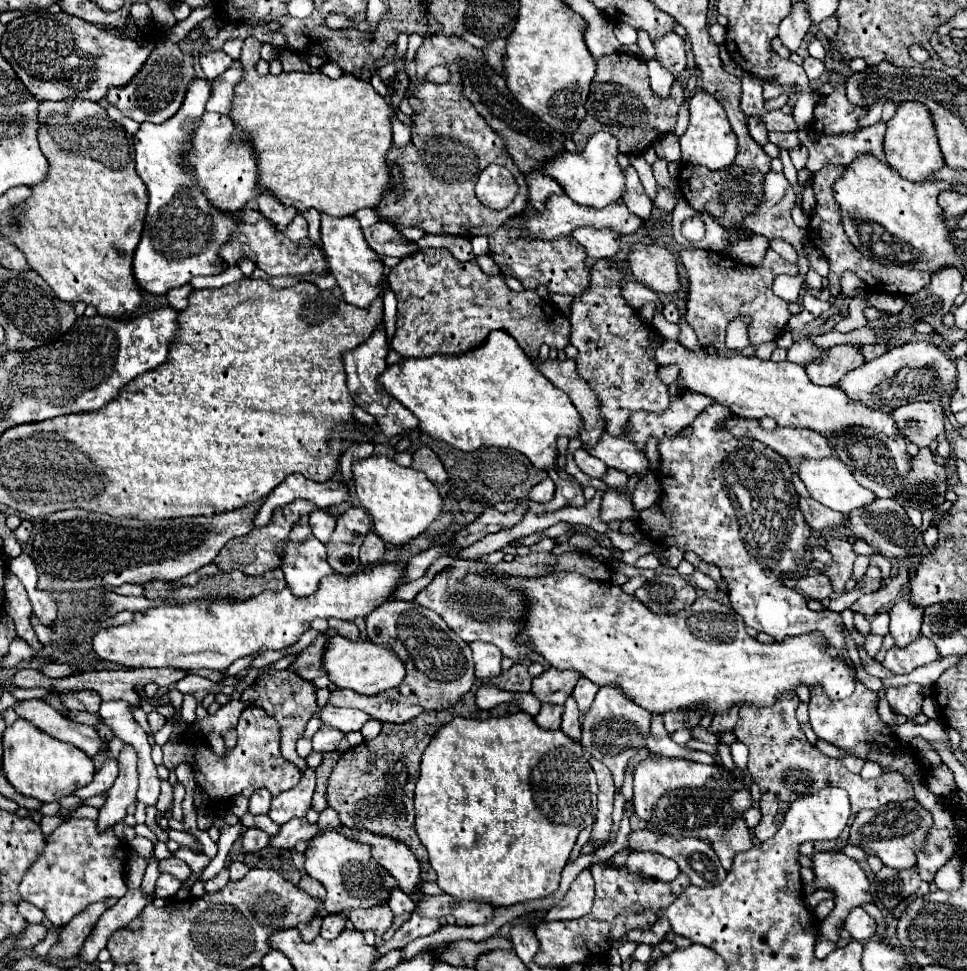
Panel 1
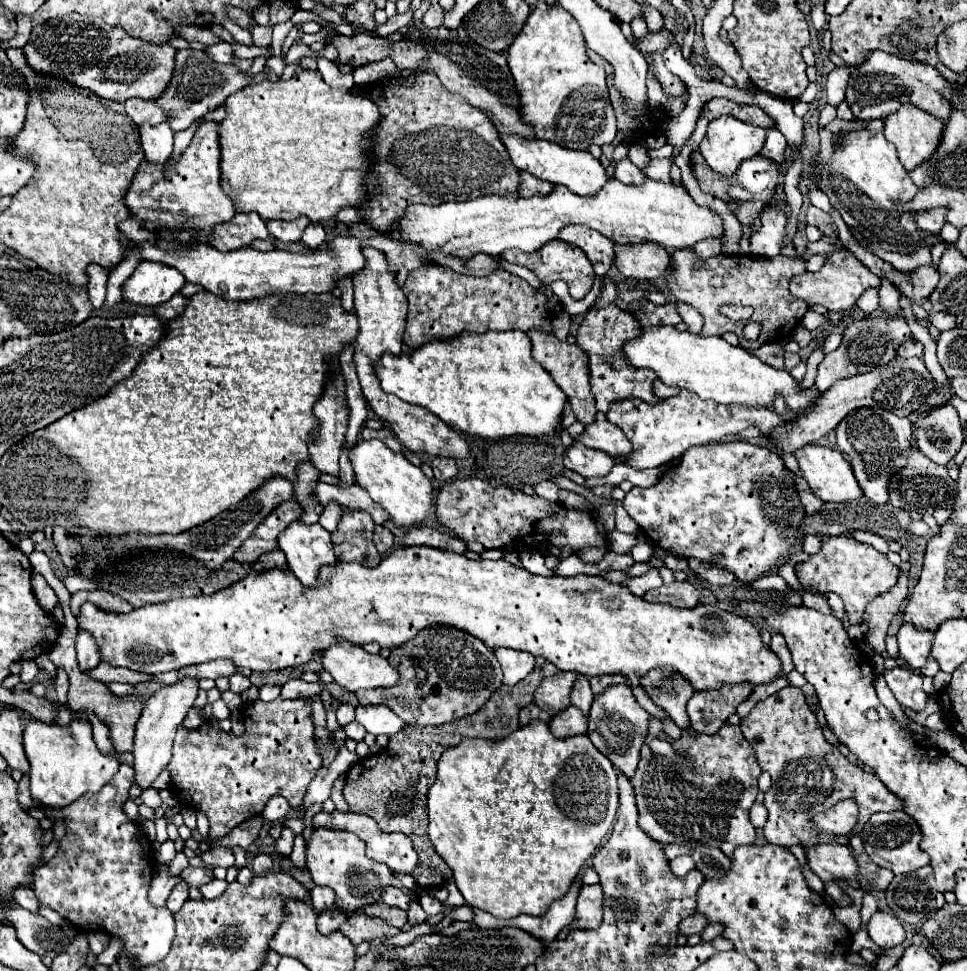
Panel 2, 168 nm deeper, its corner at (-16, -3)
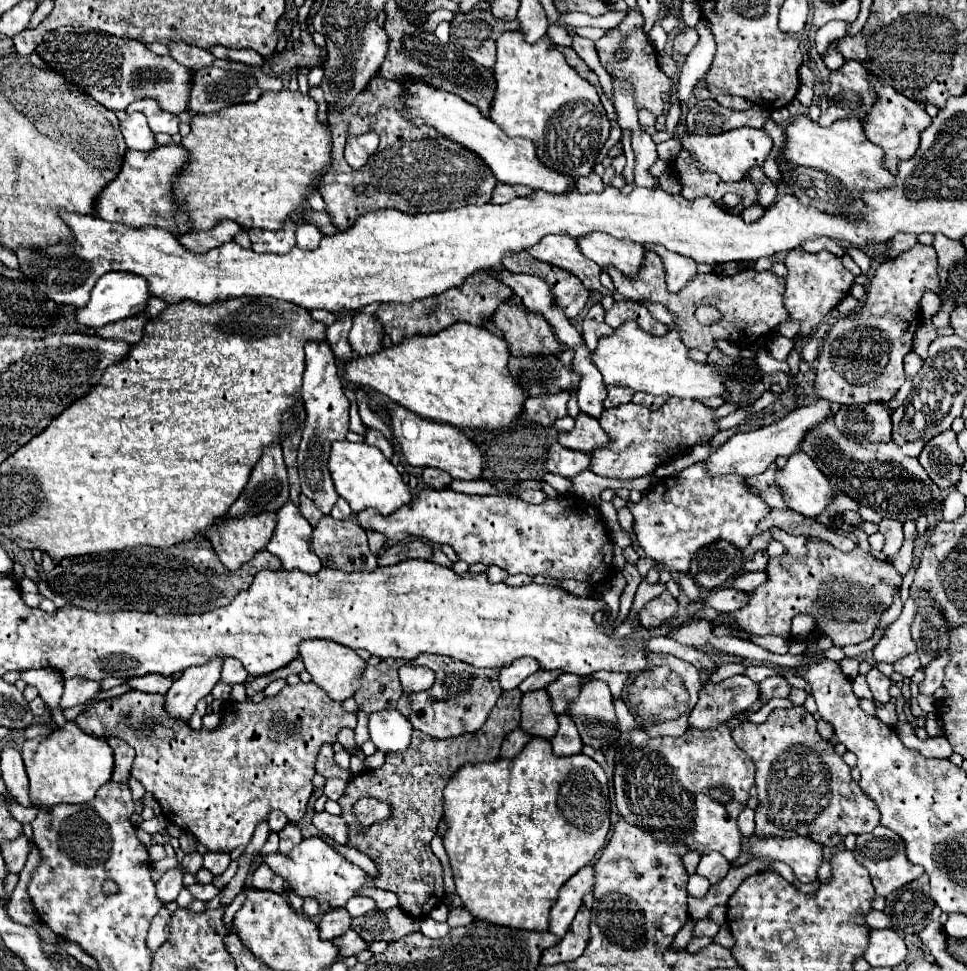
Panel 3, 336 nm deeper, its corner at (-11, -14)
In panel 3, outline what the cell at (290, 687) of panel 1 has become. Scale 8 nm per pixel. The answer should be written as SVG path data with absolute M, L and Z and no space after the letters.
M325 744L317 756L317 774L325 776L325 778L341 778L341 780L349 780L351 772L343 770L335 764L333 760L333 748L331 744Z

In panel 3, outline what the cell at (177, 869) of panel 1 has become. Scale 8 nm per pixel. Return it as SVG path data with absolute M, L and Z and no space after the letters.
M199 882L191 884L187 890L191 892L191 896L193 896L193 898L203 900L203 902L213 900L213 898L215 898L215 896L221 892L221 890L219 890L217 886L213 886L213 884L199 884Z

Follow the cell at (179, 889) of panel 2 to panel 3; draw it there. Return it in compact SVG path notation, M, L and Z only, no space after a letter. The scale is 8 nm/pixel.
M161 908L157 912L157 916L153 918L153 922L149 926L149 934L147 934L147 946L151 952L157 952L159 946L163 942L167 942L169 930L171 930L171 914L165 908Z

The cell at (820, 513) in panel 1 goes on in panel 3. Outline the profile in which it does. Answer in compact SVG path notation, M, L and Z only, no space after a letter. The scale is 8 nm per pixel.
M769 466L763 474L759 474L755 478L745 478L745 480L747 480L749 490L759 494L763 498L763 502L767 502L767 506L787 510L787 504L783 502L781 490L775 484L775 472L777 472L777 466Z

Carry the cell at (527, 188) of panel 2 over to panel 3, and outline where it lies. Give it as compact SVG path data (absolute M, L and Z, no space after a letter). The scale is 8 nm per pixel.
M497 184L495 190L493 190L493 198L491 198L491 204L505 204L509 200L513 200L513 186L509 184Z

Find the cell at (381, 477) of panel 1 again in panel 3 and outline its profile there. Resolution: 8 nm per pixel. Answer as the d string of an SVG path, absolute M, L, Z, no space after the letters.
M349 440L333 442L327 468L331 472L335 492L347 500L347 504L355 514L357 508L377 508L383 516L387 516L397 508L409 504L413 498L409 486L403 482L397 468L381 454L381 450L365 442L349 442Z

